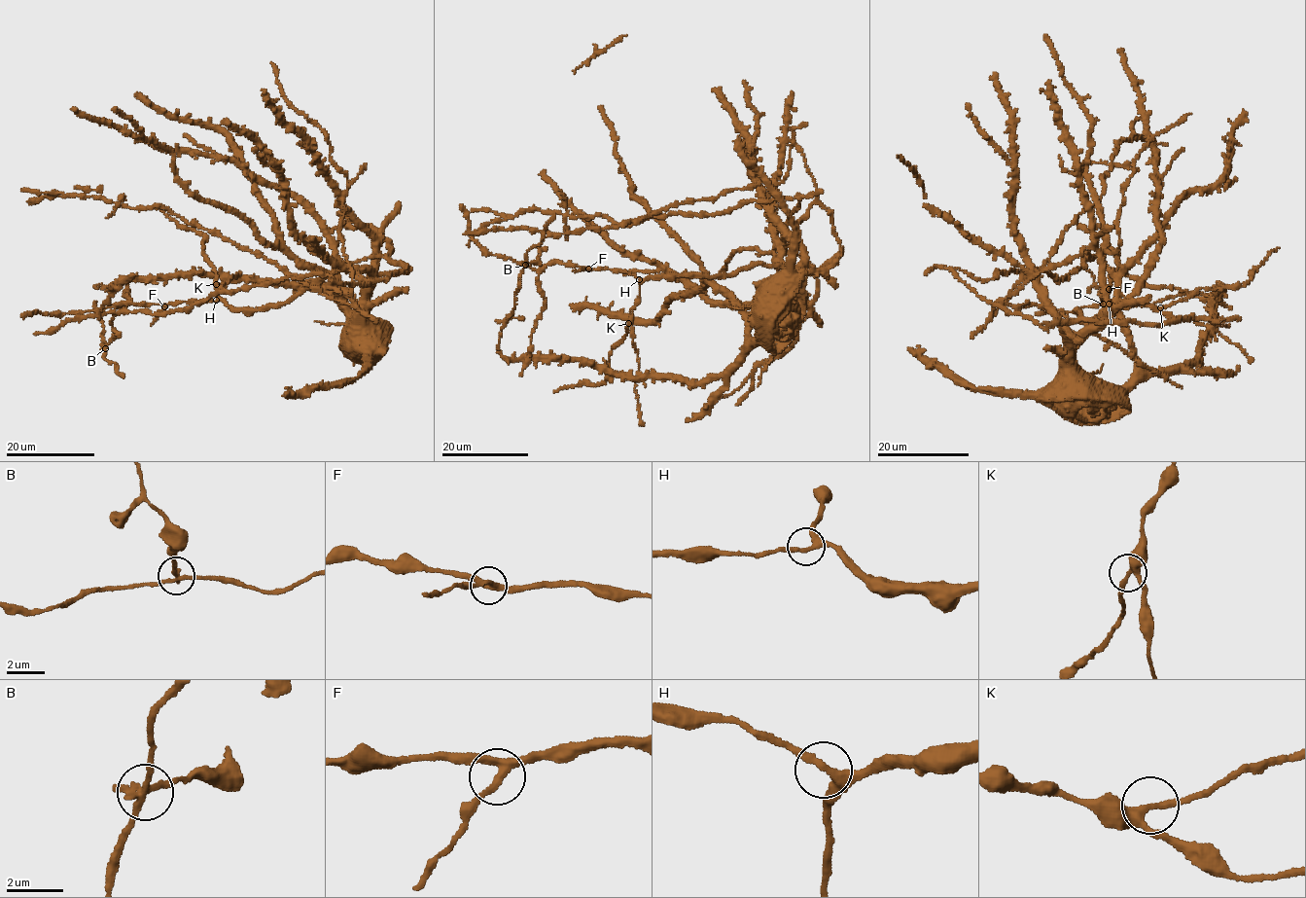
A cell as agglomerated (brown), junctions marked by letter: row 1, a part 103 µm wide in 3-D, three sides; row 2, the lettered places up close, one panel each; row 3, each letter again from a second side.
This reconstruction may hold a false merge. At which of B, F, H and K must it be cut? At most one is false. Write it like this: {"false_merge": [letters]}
{"false_merge": ["B"]}

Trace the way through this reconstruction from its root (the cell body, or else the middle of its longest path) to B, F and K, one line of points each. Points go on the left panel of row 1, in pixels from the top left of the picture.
B: (363, 342), (354, 336), (370, 275), (356, 270), (368, 285), (314, 272), (166, 313), (120, 312), (104, 347)
F: (363, 342), (352, 333), (356, 320), (340, 302), (302, 285), (239, 273), (217, 287), (216, 300), (164, 306)
K: (363, 342), (352, 333), (356, 320), (324, 290), (248, 279), (239, 273), (232, 275), (225, 287), (216, 284)

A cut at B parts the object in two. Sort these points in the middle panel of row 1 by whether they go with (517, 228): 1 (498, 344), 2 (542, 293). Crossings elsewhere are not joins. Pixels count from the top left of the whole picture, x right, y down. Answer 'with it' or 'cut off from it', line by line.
1: cut off from it
2: with it

